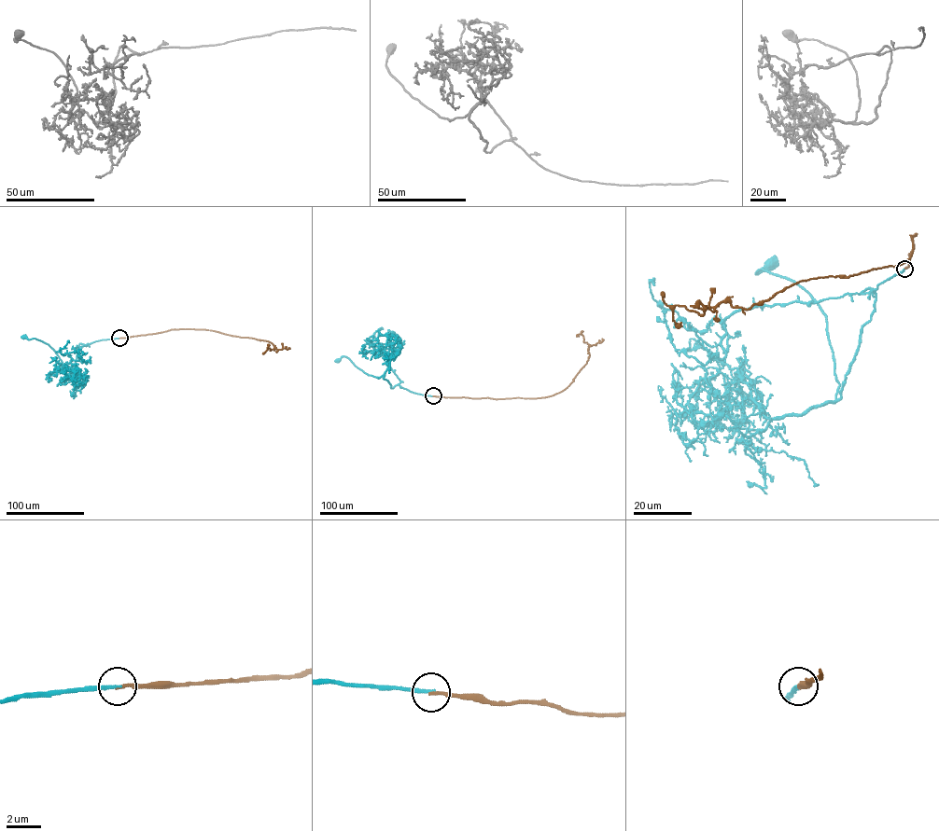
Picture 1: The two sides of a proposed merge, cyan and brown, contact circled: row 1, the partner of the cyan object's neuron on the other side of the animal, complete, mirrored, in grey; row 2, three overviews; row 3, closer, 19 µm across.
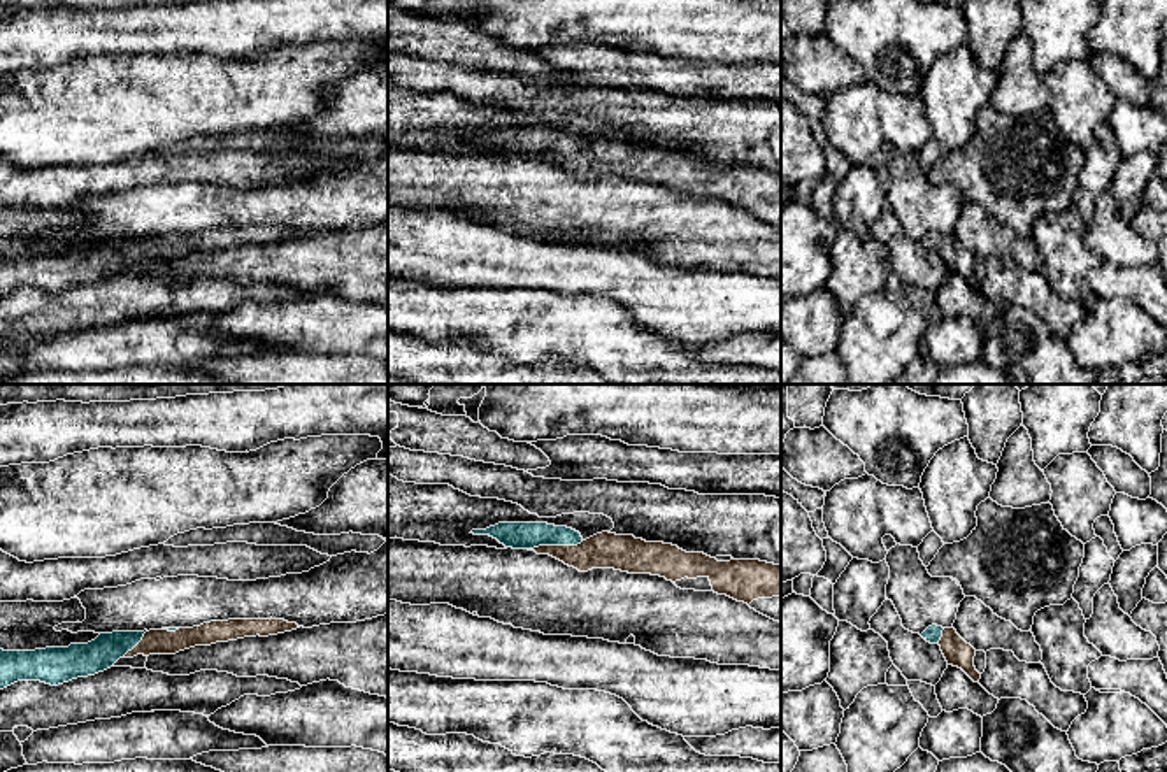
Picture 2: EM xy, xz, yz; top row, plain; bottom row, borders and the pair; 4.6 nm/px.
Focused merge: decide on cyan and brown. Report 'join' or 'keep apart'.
join

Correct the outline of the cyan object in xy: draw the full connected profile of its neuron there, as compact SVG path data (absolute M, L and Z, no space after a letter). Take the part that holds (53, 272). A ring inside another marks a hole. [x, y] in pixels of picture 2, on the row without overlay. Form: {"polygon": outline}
{"polygon": "M228 226L193 235L100 240L88 251L35 258L0 256L0 297L18 288L40 288L51 293L111 275L119 265L137 261L175 261L195 253L211 253L244 244L268 244L300 235L284 226Z"}

